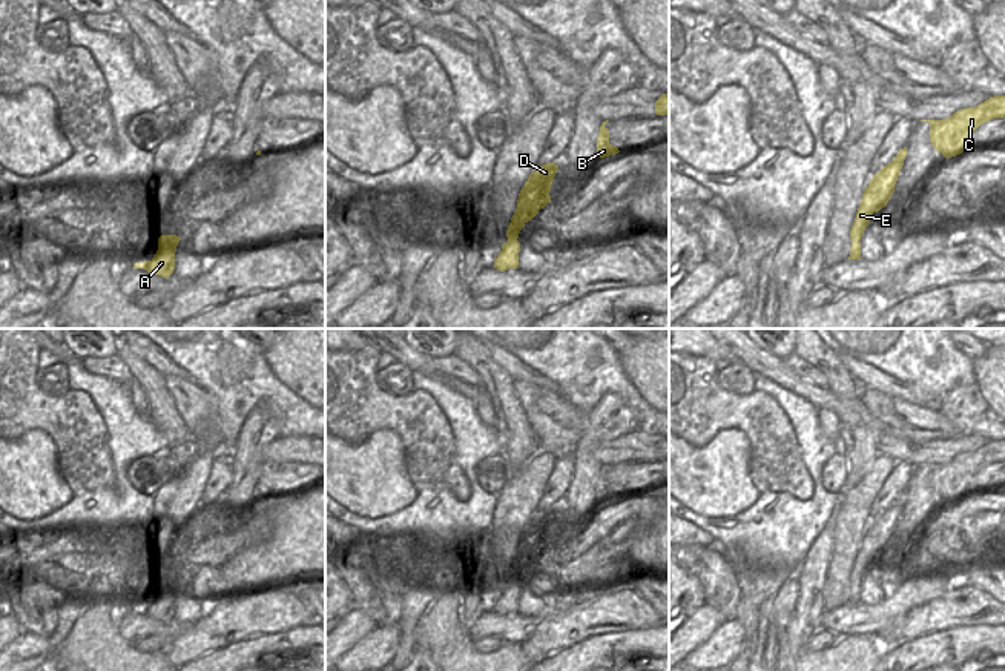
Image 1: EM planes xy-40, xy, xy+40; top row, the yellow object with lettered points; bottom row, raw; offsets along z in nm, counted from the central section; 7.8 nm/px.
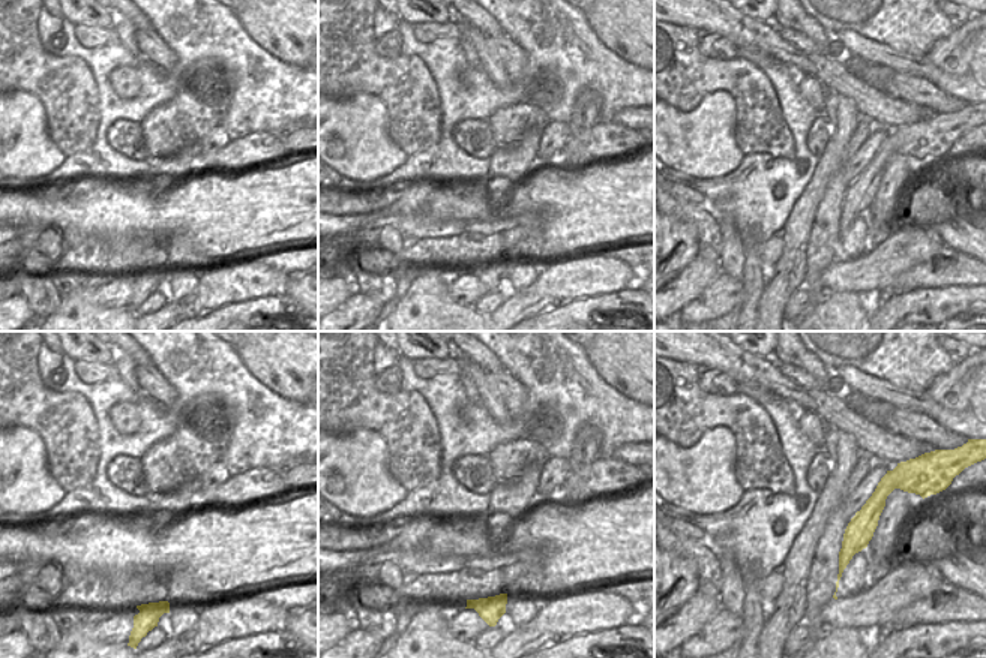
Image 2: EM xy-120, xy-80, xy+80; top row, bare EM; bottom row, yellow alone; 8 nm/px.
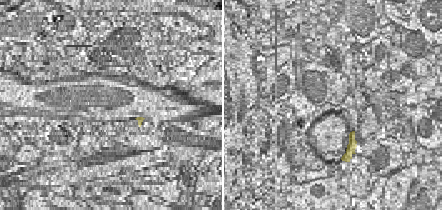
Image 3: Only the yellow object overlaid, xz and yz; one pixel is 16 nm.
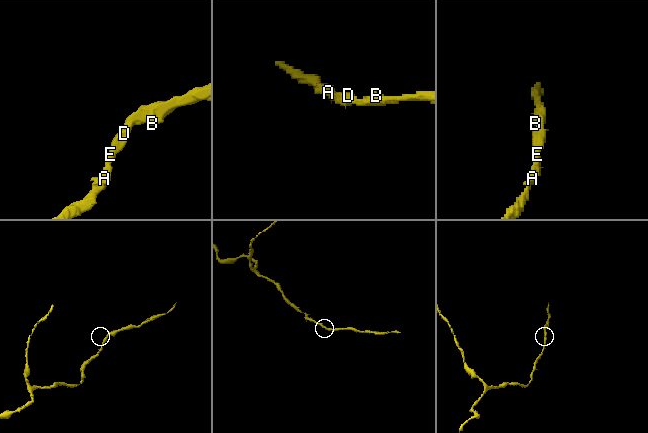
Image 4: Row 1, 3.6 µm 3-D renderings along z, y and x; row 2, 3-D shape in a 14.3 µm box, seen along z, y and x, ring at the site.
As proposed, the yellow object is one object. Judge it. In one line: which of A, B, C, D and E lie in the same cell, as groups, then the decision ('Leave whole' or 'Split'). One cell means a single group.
Groups: A B C D E. Leave whole

